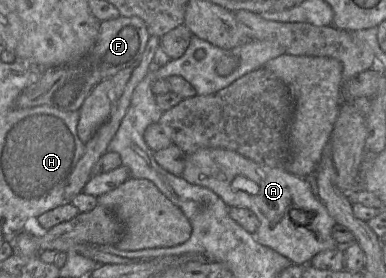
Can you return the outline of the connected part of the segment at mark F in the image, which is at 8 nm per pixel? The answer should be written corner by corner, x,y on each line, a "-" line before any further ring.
136,16
102,21
97,39
87,54
72,64
47,67
38,80
23,89
16,99
18,108
46,105
64,112
79,111
92,89
131,66
143,54
150,34
145,22

